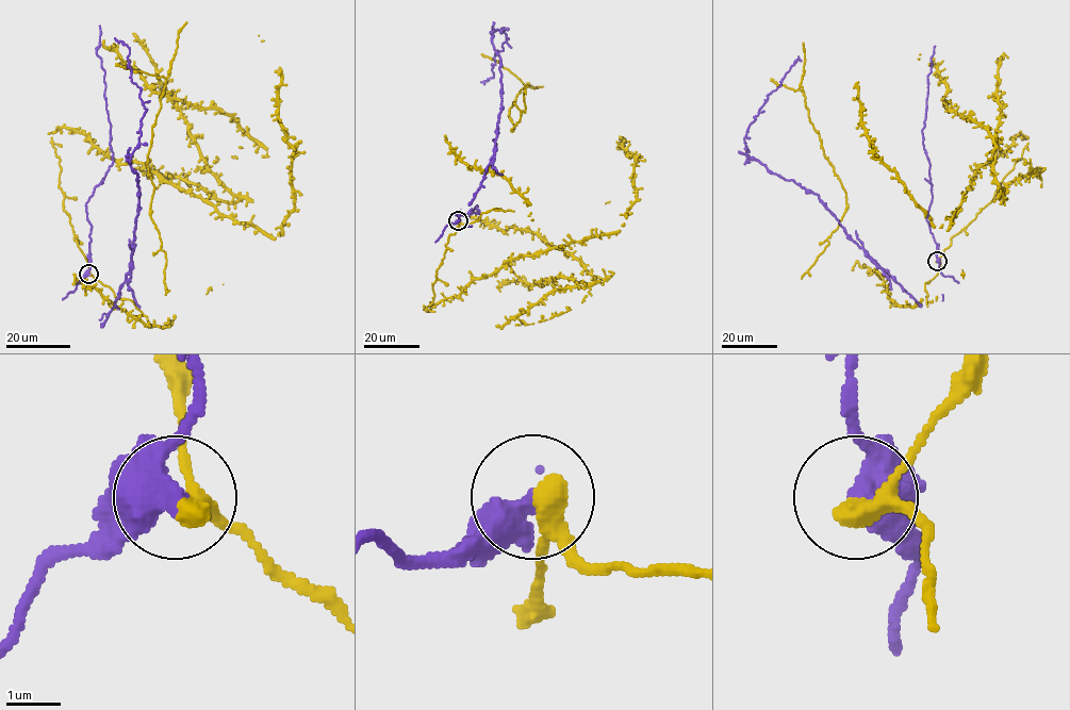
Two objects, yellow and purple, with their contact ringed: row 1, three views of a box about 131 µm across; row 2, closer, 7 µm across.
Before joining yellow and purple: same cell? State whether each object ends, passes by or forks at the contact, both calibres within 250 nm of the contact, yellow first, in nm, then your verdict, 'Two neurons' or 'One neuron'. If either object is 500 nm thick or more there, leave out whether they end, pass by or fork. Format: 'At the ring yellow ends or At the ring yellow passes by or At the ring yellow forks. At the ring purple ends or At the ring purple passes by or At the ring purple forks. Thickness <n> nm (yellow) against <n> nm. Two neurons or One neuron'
At the ring yellow passes by. At the ring purple passes by. Thickness 360 nm (yellow) against 440 nm. Two neurons

